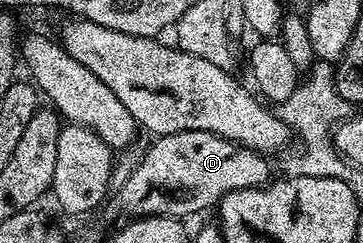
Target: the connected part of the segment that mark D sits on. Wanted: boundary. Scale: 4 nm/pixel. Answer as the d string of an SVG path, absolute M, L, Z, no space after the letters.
M176 132L163 134L153 139L154 143L146 150L142 163L122 182L122 187L113 191L108 206L118 214L127 214L127 219L136 218L177 218L186 220L189 214L198 214L201 210L217 207L228 192L244 188L265 186L271 181L270 166L265 157L249 150L247 146L236 144L227 138L216 136L212 132Z

